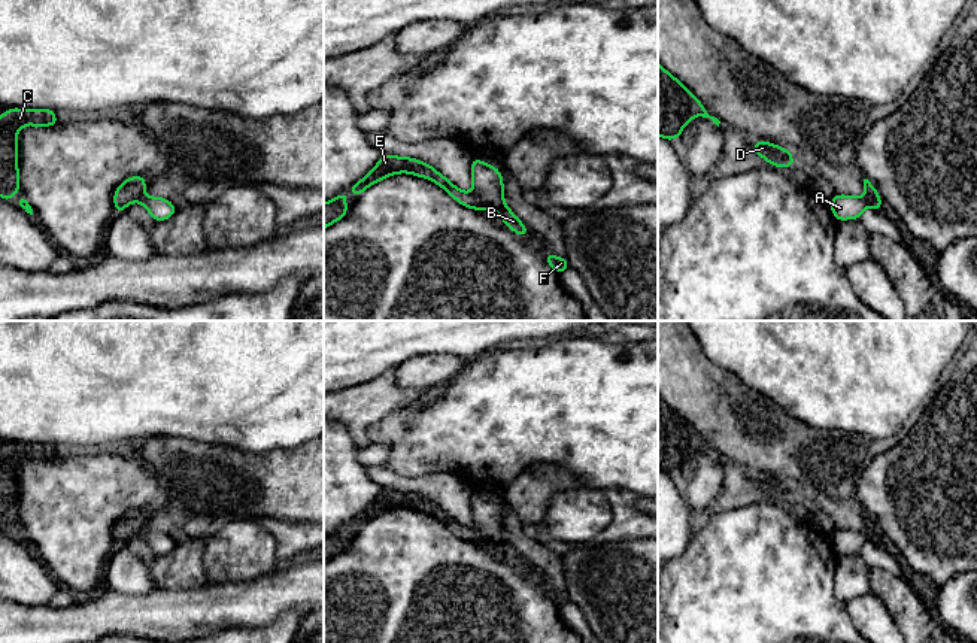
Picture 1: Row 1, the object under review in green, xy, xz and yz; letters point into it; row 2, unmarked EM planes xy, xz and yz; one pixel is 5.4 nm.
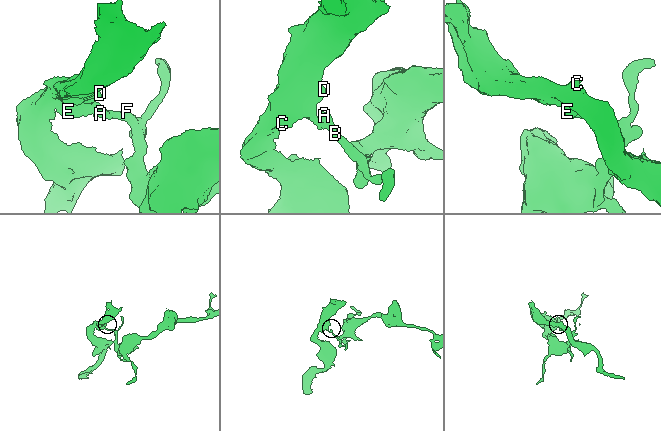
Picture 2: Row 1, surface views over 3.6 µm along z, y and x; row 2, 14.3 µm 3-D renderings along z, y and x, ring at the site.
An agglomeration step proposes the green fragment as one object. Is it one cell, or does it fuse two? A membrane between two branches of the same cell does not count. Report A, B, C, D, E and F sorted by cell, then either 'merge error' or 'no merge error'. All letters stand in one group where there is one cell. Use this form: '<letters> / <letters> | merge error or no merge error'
A B F / C D E | merge error

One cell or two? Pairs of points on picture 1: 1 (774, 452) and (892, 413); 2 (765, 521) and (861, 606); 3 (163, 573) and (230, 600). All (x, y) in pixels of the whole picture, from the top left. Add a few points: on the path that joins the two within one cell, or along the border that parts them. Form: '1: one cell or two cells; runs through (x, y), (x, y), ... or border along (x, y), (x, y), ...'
1: two cells; border along (806, 422), (813, 427), (852, 431), (867, 440)
2: two cells; border along (844, 604), (855, 627)
3: two cells; border along (209, 582), (193, 588), (163, 590)

